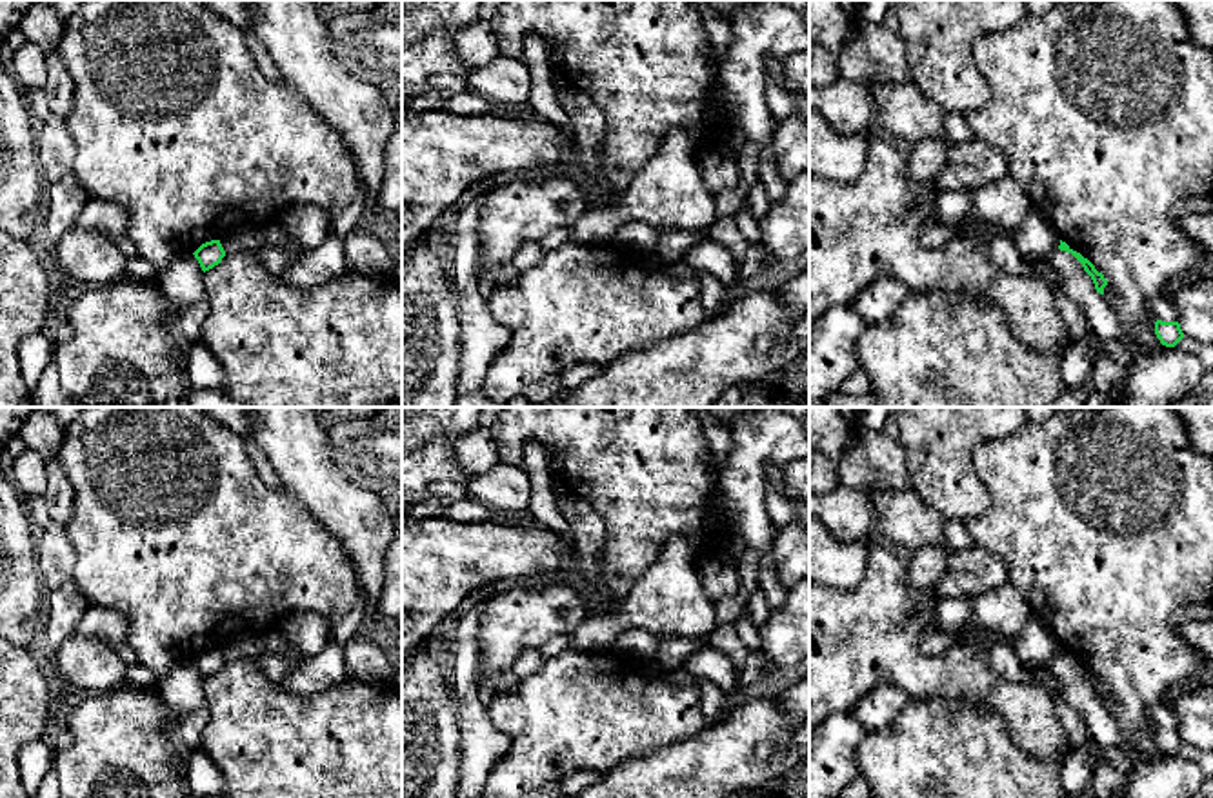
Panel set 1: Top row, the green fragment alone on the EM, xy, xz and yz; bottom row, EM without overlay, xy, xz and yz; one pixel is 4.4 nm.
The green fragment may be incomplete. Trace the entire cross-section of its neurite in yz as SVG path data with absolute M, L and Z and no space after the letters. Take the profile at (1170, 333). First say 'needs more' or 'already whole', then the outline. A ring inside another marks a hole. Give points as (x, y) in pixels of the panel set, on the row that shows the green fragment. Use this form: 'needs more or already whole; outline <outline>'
already whole; outline M1157 320L1155 322L1155 334L1160 340L1160 344L1166 347L1175 347L1184 338L1184 333L1182 333L1178 322Z

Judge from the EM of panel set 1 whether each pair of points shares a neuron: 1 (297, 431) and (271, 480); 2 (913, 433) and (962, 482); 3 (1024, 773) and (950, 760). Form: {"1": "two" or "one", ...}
{"1": "two", "2": "one", "3": "one"}

